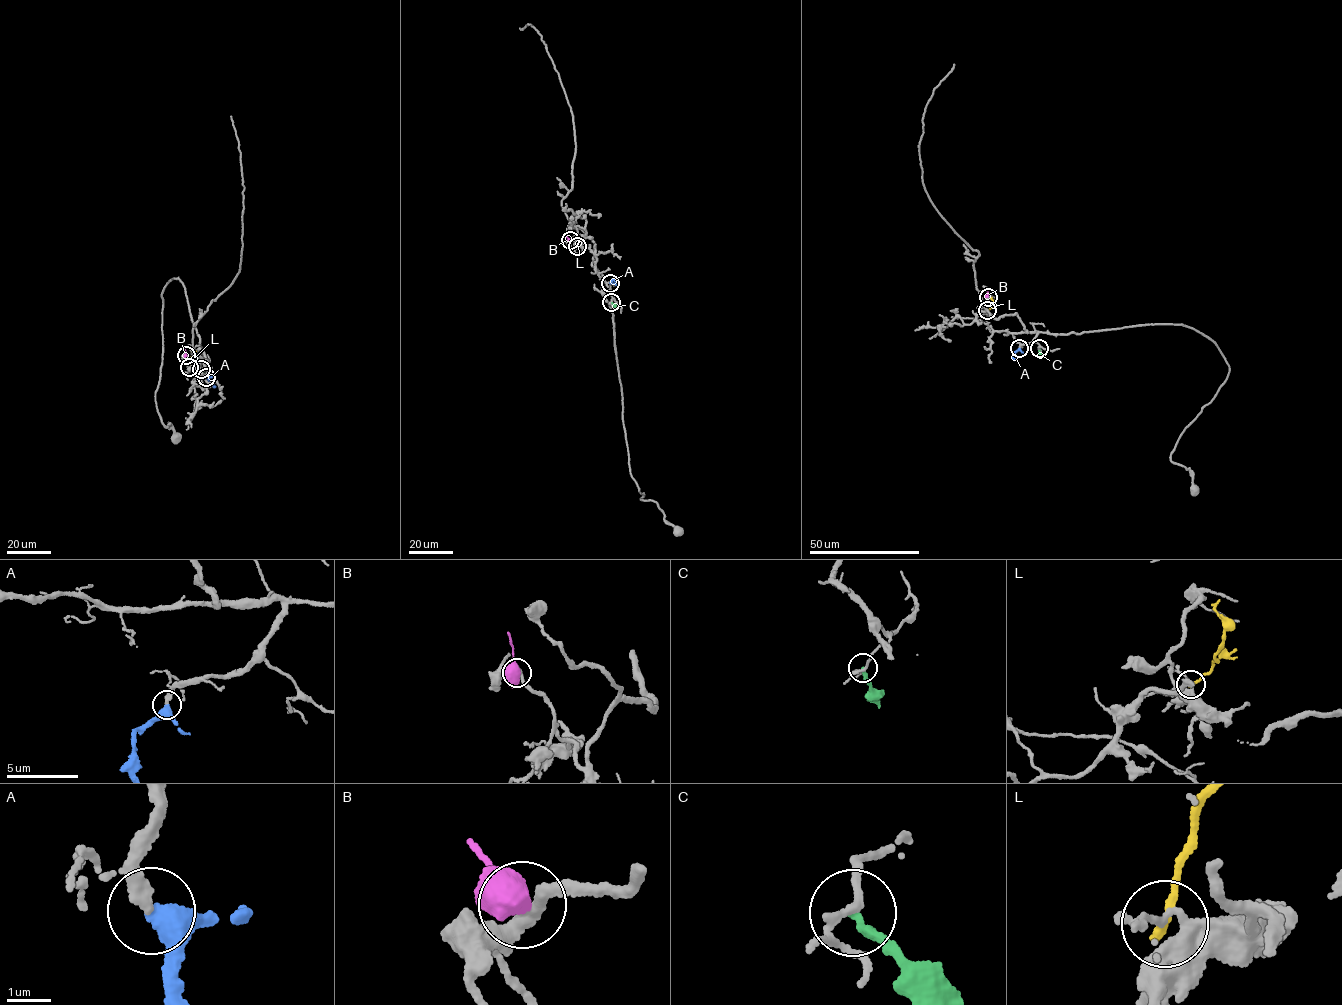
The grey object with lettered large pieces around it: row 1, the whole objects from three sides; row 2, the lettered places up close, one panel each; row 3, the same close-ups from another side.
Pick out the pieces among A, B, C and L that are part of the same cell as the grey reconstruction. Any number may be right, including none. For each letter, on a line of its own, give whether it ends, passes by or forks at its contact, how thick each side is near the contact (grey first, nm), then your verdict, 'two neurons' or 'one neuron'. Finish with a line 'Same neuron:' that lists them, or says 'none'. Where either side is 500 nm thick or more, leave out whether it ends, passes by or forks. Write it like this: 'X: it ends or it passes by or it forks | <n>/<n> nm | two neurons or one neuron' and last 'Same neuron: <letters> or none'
A: it passes by | 200/400 nm | one neuron
B: 300/550 nm | two neurons
C: it ends | 130/200 nm | two neurons
L: it ends | 160/220 nm | two neurons
Same neuron: A

